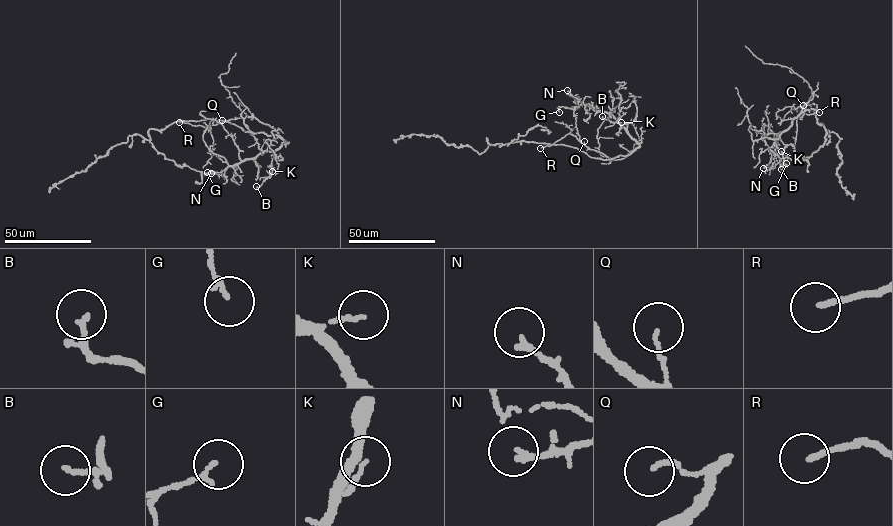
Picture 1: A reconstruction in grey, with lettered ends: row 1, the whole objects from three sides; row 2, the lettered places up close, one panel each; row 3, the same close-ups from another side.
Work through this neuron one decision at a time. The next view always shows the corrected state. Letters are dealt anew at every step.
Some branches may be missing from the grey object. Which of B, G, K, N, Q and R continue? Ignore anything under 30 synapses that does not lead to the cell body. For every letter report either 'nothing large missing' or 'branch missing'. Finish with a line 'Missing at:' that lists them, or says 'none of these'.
B: nothing large missing
G: nothing large missing
K: nothing large missing
N: nothing large missing
Q: nothing large missing
R: branch missing
Missing at: R

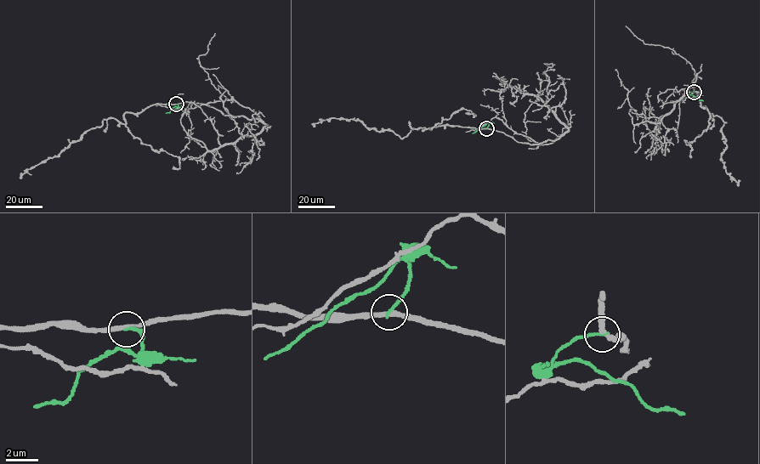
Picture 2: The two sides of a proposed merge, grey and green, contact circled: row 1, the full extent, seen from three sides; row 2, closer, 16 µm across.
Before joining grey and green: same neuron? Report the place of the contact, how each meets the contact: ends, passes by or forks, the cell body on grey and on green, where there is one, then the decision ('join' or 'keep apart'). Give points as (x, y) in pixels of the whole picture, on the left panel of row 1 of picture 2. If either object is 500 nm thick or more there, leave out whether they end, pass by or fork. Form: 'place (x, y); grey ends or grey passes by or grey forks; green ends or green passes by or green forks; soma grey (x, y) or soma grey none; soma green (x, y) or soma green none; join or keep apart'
place (176, 104); grey passes by; green ends; soma grey none; soma green none; keep apart

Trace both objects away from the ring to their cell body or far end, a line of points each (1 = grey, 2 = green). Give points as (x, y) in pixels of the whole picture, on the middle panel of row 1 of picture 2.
1: (486, 128), (530, 144), (558, 139), (562, 135), (541, 144), (530, 141), (524, 121), (529, 107), (557, 82)
2: (486, 128), (488, 122), (473, 133)

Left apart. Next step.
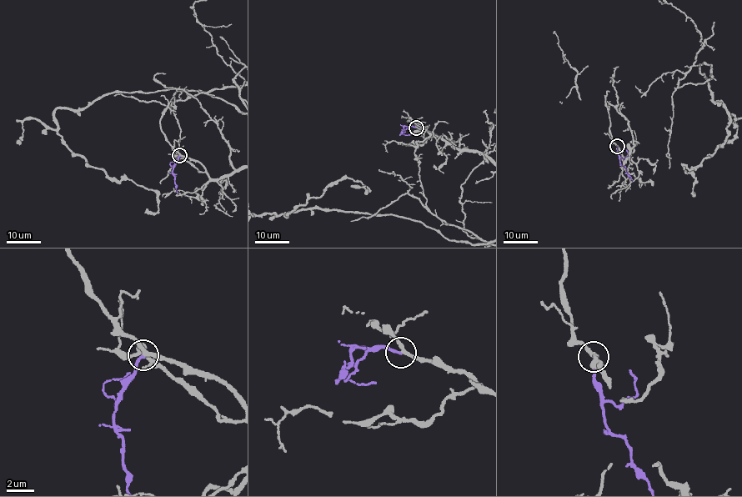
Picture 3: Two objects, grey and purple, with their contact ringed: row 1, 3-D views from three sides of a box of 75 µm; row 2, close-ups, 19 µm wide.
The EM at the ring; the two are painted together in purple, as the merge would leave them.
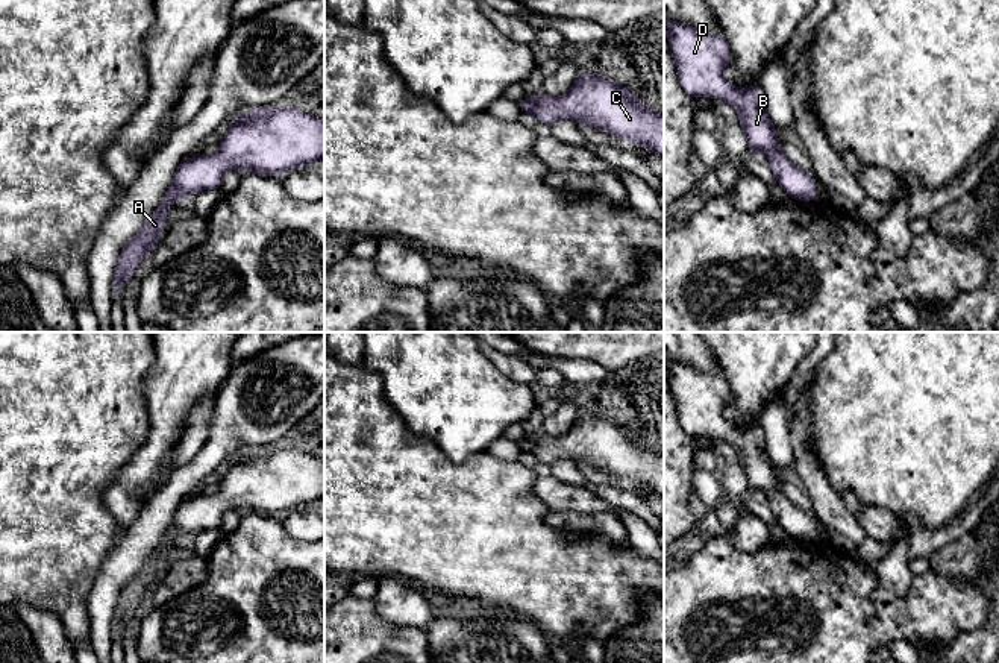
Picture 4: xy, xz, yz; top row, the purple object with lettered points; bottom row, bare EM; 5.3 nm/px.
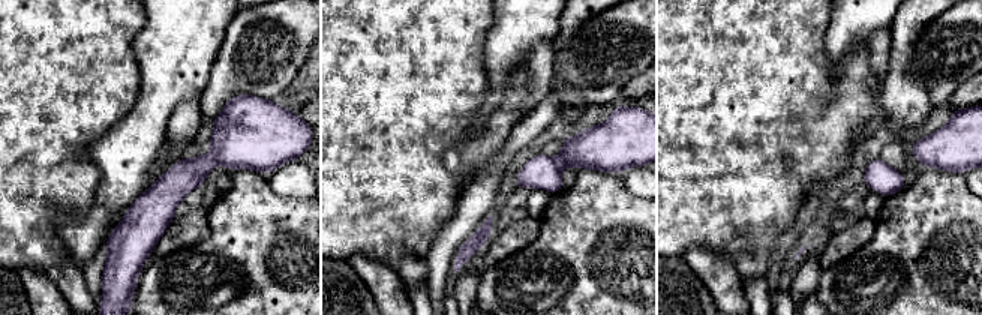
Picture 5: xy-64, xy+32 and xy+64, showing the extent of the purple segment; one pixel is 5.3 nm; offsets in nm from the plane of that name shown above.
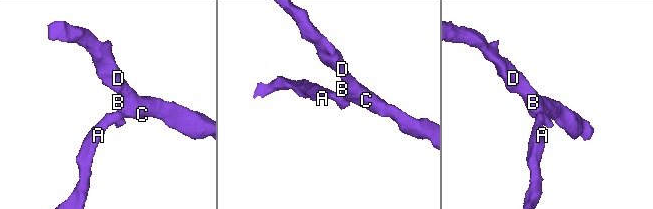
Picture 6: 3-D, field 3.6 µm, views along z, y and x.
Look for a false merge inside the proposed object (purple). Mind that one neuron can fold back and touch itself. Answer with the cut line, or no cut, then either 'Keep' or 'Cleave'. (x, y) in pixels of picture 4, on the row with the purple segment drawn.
No split. Keep

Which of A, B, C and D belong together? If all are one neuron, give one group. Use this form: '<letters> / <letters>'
A B C D

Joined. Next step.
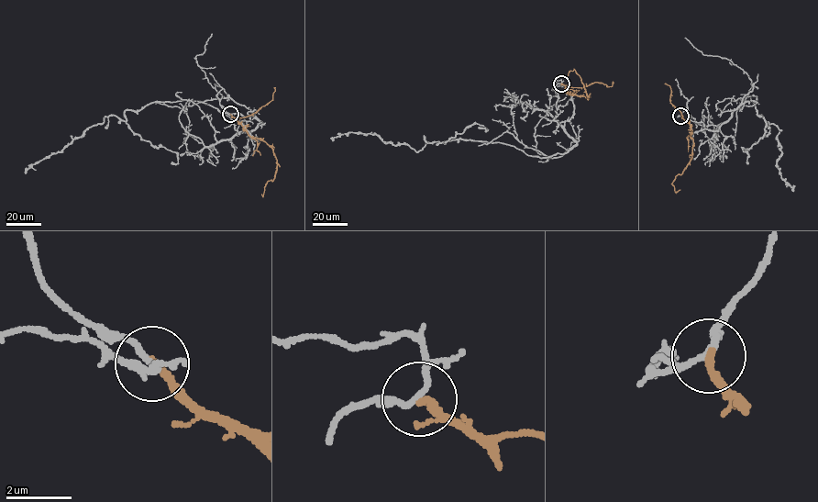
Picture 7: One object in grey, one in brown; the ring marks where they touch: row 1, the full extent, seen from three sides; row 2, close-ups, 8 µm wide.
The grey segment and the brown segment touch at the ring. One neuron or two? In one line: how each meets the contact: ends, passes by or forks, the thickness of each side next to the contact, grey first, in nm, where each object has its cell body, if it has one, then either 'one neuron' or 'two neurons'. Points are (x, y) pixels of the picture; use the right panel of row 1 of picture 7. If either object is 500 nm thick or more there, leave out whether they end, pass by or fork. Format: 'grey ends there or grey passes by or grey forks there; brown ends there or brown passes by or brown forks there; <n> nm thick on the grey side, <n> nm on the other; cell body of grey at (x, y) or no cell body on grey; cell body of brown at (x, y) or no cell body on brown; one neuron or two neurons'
grey passes by; brown ends there; 160 nm thick on the grey side, 220 nm on the other; no cell body on grey; no cell body on brown; two neurons

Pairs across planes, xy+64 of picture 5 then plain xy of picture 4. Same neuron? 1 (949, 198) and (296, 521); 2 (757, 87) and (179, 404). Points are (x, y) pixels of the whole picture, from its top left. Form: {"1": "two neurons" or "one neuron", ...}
{"1": "two neurons", "2": "two neurons"}

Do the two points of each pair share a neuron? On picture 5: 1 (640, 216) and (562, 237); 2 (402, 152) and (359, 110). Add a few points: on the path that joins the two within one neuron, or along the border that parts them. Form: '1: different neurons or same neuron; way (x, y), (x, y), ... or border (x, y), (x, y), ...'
1: same neuron; way (621, 222), (603, 225), (588, 237), (582, 237)
2: same neuron; way (392, 143), (369, 120)

